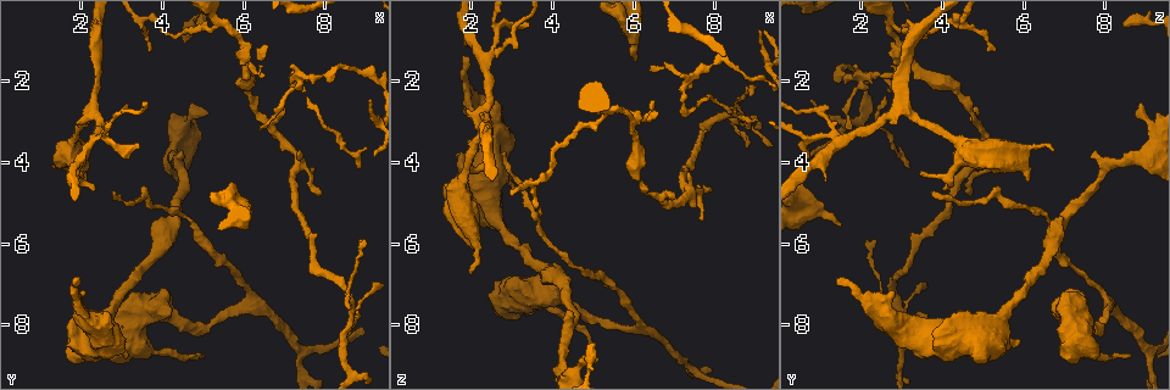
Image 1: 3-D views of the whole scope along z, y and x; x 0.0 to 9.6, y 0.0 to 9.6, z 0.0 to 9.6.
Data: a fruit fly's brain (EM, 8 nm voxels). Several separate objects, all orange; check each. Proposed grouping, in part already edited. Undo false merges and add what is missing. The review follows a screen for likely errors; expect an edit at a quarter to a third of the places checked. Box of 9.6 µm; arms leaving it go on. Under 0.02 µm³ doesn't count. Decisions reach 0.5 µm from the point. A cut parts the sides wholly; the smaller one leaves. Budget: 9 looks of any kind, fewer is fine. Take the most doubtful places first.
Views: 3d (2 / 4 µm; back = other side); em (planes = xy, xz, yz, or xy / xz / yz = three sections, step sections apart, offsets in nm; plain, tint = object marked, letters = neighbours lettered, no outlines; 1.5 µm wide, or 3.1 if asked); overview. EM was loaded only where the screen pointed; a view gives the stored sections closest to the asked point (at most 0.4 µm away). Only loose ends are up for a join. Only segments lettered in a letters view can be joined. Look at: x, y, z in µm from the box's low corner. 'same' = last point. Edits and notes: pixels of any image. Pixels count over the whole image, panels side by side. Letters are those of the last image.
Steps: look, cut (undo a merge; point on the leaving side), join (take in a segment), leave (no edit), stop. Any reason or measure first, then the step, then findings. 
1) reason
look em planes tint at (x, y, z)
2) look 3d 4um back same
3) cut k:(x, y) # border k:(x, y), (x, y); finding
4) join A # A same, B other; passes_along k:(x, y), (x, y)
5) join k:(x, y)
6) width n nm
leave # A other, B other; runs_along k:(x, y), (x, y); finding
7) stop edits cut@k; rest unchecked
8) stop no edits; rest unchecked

branch stops here
look em xy step 8 tint at (2.00, 6.90, 1.45)

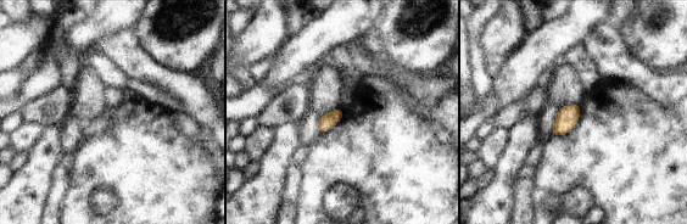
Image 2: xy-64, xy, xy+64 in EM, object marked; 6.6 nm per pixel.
another direction
look em planes letters same

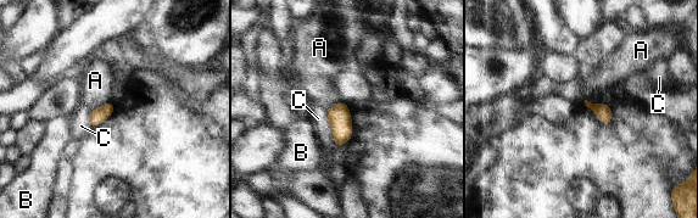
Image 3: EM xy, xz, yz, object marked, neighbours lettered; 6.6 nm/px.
leave # A other, B other, C other; border 3:(106, 101), (90, 111); no lettered segment goes on from it

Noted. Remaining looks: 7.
long arm stops here
look em xy step 4 plain at (2.80, 4.80, 3.70)

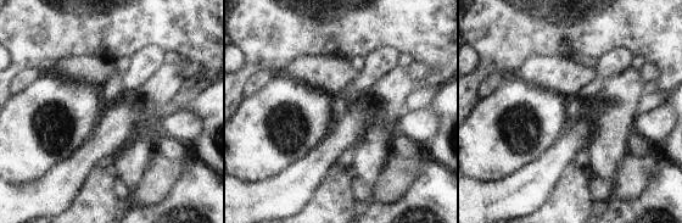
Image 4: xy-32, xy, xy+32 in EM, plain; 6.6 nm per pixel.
look em xy step 4 letters same

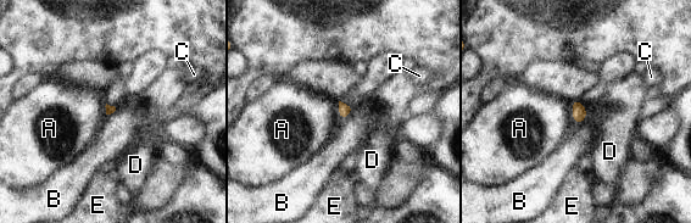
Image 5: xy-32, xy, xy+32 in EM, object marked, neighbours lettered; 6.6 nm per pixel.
leave # A other, B other, C other, D other, E other; none of them fits

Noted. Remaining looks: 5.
thick end
look 3d 4um at (6.00, 5.55, 1.55)

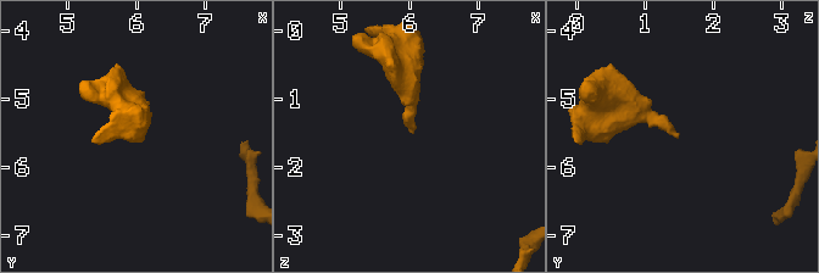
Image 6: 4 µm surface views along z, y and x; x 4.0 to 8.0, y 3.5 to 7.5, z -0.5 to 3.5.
look em yz step 8 letters at (6.05, 5.55, 1.50)

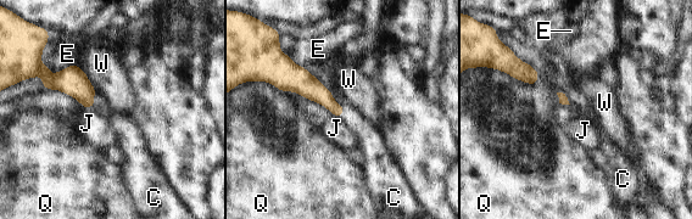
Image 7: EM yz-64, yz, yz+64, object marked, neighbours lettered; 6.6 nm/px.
join C # C same, E other, J other, Q other, W other; the neuron continues

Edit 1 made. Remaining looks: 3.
four arms meet
look 3d 4um at (2.35, 3.35, 1.50)

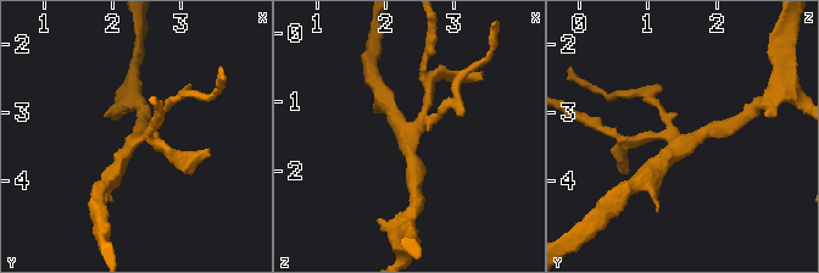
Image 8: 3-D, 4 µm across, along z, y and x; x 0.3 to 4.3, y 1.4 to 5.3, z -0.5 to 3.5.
need the tissue
look em planes letters at (2.35, 3.40, 1.55)

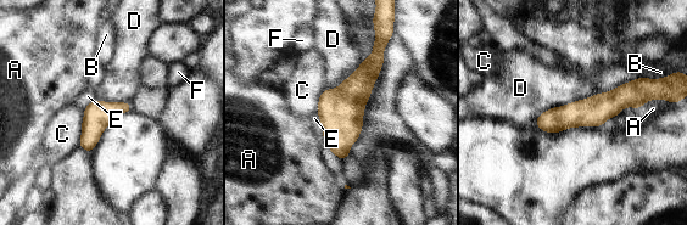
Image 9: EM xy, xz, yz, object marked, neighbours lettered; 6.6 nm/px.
leave # A other, B other, C other, D other, E other, F other; border 9:(596, 93), (549, 107), (534, 123); one neuron here

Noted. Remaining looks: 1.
stop edits join@7; rest unchecked

